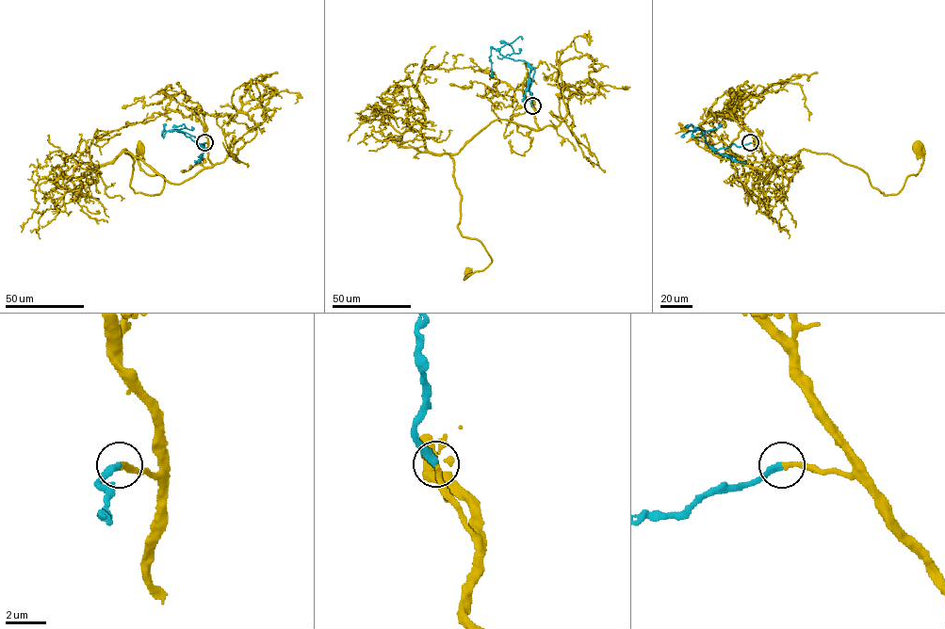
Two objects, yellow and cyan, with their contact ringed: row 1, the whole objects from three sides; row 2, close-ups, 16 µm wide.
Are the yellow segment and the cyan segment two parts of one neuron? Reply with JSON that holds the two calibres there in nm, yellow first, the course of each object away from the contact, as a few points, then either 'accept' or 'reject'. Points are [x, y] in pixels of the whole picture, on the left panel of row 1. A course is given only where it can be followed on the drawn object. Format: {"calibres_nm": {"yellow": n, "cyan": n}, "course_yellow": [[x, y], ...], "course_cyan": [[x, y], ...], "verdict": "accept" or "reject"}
{"calibres_nm": {"yellow": 240, "cyan": 360}, "course_yellow": [[204, 142], [213, 165], [180, 184], [122, 150], [130, 186], [155, 195], [164, 178], [143, 171], [139, 148]], "course_cyan": [[204, 142], [202, 145], [206, 150], [175, 129], [168, 131], [163, 137], [165, 124]], "verdict": "accept"}

